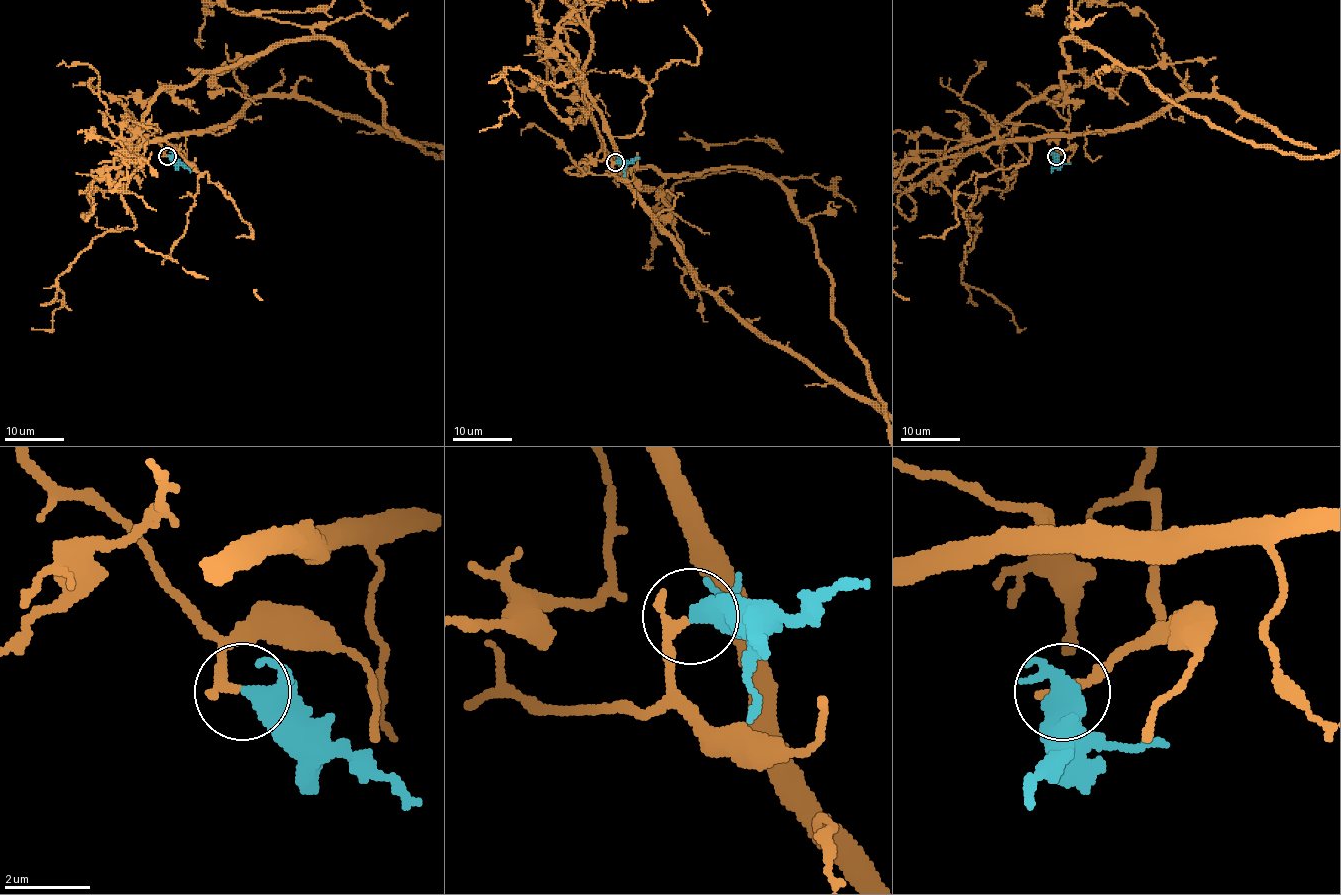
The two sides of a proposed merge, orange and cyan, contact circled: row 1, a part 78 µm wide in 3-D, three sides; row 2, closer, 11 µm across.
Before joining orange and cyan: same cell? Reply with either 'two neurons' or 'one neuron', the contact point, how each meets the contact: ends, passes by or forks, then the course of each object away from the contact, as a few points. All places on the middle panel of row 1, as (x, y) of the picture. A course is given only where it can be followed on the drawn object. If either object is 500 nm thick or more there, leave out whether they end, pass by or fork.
one neuron; at (615, 162); orange ends there; cyan passes by; orange runs (614, 161), (565, 170), (601, 151), (665, 175), (761, 170), (786, 193), (888, 435); cyan runs (616, 161), (632, 161), (639, 157)

